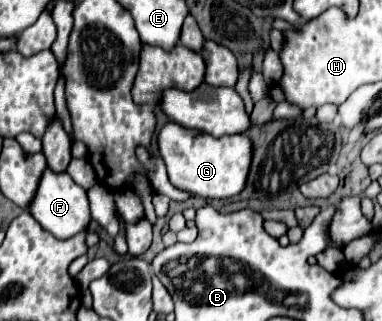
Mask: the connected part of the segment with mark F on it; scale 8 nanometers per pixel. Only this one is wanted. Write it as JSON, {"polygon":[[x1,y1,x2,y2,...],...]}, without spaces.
{"polygon":[[46,170,40,182,40,190,36,192,36,202,32,202,32,208,28,210,46,230,50,230,60,240,68,240,80,232,90,232,92,216,90,216,90,202,86,190,78,186,66,172,54,174,52,170]]}

